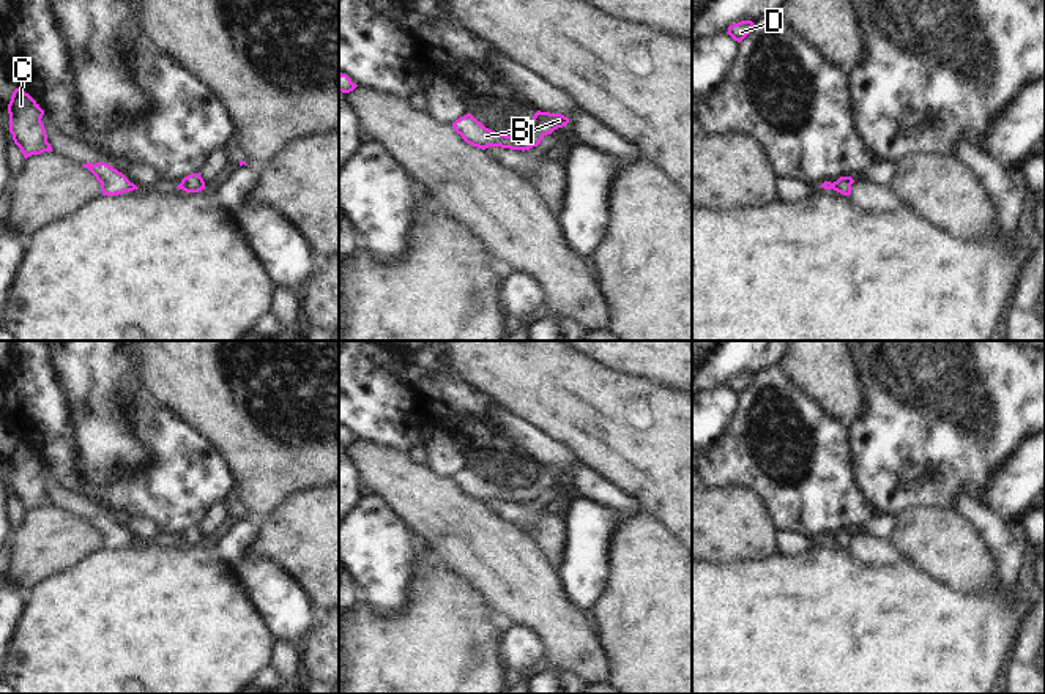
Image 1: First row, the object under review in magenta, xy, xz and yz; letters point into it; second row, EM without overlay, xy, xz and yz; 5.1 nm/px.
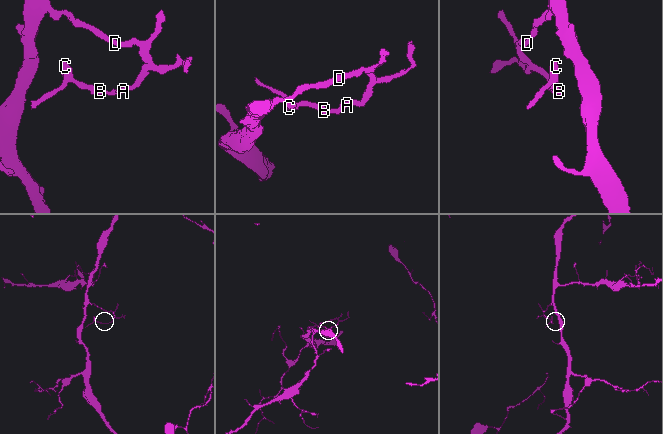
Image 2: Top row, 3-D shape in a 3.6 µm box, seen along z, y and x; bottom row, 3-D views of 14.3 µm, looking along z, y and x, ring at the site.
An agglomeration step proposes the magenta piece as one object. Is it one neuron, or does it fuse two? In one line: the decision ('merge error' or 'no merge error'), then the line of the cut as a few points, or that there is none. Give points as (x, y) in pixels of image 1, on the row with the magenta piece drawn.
no merge error; no cut

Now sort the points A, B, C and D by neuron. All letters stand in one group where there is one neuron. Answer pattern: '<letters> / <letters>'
A B C D

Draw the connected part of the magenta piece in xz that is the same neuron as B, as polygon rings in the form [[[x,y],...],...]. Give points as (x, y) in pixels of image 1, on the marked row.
[[[537,110],[531,120],[528,131],[515,131],[512,136],[495,132],[478,121],[471,114],[467,114],[452,123],[452,128],[462,139],[478,148],[501,147],[511,150],[530,150],[537,147],[541,140],[555,129],[569,123],[569,118],[561,114]]]

